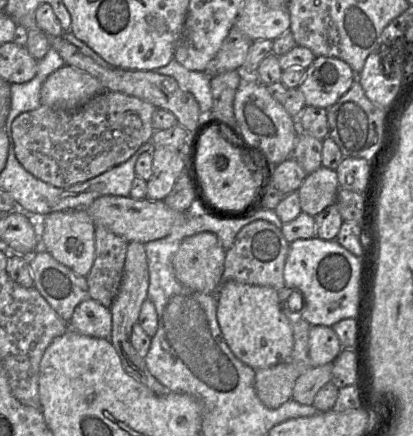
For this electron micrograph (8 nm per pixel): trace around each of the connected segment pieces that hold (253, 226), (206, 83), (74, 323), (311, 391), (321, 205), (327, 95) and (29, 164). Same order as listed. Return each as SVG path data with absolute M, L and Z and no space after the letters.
M264 220L251 222L238 232L232 247L226 251L222 282L267 286L279 291L285 287L283 272L288 250L289 243L280 229Z
M175 58L168 65L154 70L155 72L173 77L179 86L195 97L202 115L211 113L213 98L211 92L212 76L205 72L188 70Z
M92 298L82 301L74 310L70 328L78 333L110 340L112 315L110 309Z
M333 363L312 367L300 375L294 385L292 399L303 405L313 405L317 392L331 381Z
M321 166L306 176L297 190L301 211L314 217L335 203L338 190L336 170Z
M320 56L306 69L305 78L298 87L305 97L306 106L328 109L342 97L356 81L356 74L345 61L336 57Z
M104 90L74 111L54 109L45 105L18 115L12 122L14 150L21 165L36 178L55 187L65 188L90 180L126 162L155 132L152 125L156 107L137 97Z

